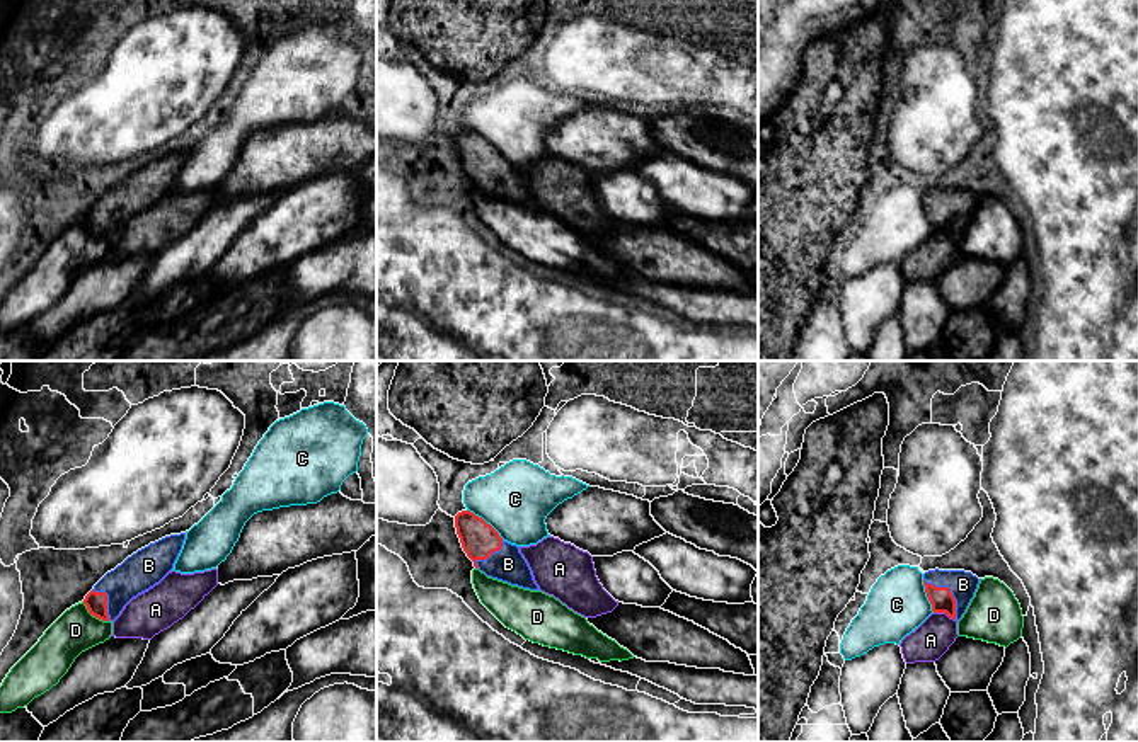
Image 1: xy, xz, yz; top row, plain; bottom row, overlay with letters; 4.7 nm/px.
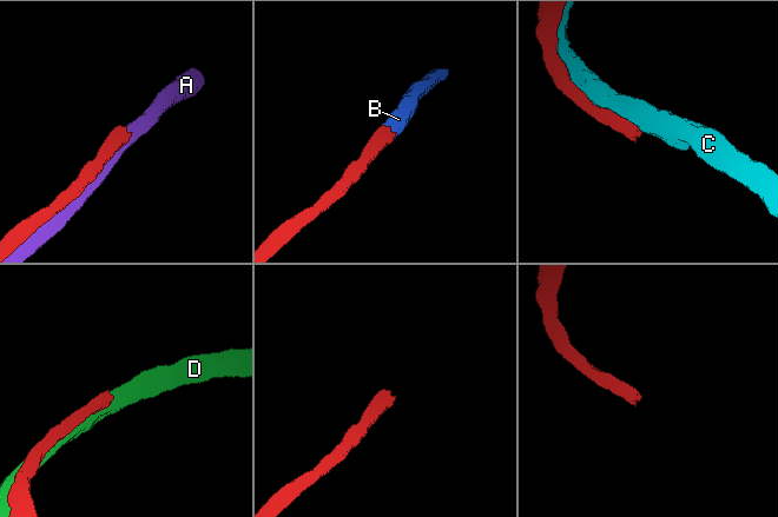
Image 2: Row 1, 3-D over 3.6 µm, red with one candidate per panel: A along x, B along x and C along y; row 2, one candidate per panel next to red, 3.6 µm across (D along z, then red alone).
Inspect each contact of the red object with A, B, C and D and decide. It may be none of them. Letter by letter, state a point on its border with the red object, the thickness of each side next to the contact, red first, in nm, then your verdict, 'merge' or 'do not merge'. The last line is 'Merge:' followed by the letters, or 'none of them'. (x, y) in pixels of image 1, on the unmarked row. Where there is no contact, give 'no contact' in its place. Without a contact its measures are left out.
A: meets red in yz at (944, 230); 110 nm thick on the red side, 180 nm on the other; do not merge
B: meets red in yz at (949, 210); 110 nm thick on the red side, 130 nm on the other; merge
C: meets red in xz at (484, 140); 180 nm thick on the red side, 320 nm on the other; do not merge
D: meets red in xy at (94, 234); 100 nm thick on the red side, 200 nm on the other; do not merge
Merge: B

